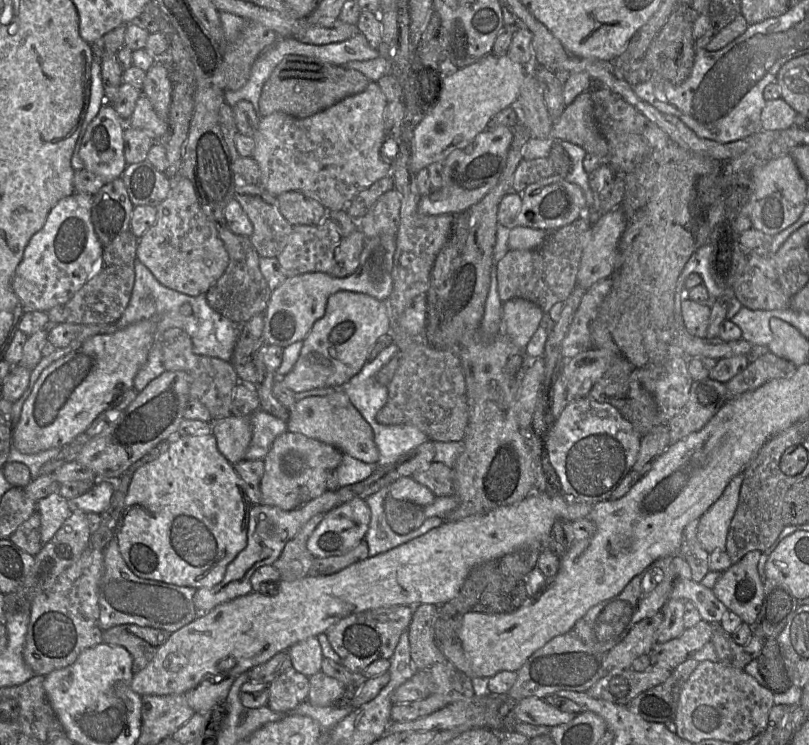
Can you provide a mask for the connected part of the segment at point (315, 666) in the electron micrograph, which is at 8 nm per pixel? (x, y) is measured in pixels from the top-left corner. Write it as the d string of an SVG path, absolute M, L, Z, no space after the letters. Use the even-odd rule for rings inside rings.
M317 636L309 637L292 645L288 650L292 668L310 678L321 672L321 664L324 659Z

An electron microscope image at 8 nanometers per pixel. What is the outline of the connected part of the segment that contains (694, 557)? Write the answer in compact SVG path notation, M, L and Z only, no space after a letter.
M698 521L688 523L682 533L681 555L691 569L691 580L699 582L709 572L707 553L697 540Z

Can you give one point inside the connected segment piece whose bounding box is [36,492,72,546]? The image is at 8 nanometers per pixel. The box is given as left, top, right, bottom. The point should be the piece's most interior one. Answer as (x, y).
(53, 509)

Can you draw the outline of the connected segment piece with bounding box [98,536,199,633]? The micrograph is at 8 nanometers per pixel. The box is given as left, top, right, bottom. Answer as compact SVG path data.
M115 536L104 548L103 555L104 574L98 586L99 628L102 631L115 625L135 624L173 633L199 615L193 602L196 591L194 587L136 576L123 560Z

